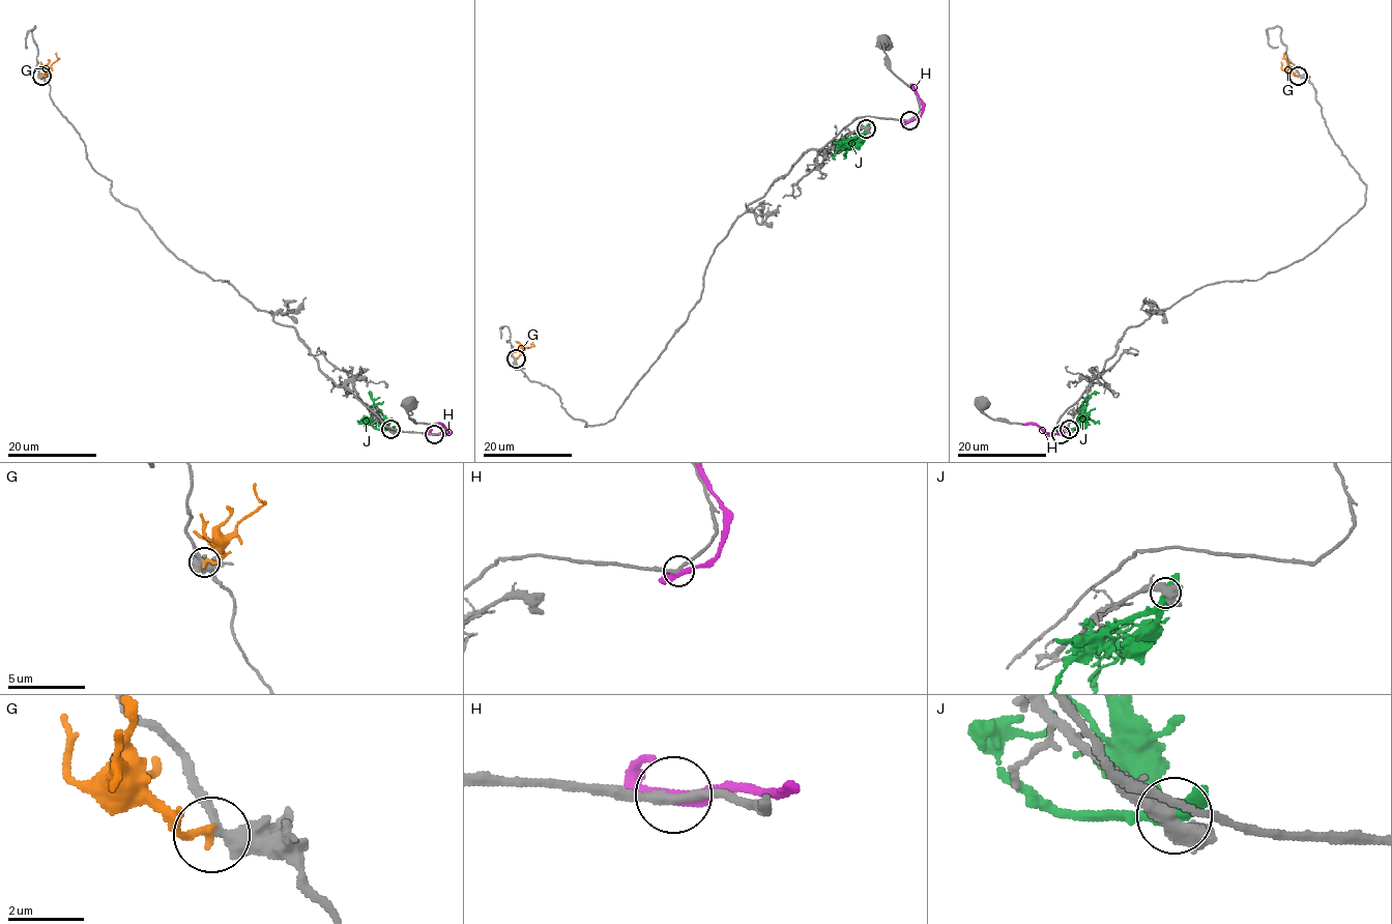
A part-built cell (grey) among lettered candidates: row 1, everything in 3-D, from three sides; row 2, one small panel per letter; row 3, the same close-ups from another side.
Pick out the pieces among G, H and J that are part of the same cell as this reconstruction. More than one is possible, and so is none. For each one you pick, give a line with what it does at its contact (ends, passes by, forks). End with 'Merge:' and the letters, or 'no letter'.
Merge: no letter

